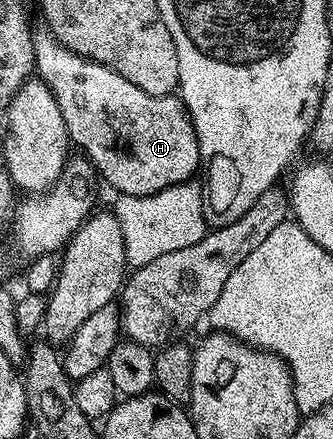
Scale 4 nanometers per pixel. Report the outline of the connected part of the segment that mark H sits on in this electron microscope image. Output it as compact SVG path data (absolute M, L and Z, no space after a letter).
M48 29L33 32L33 65L36 78L51 89L59 105L59 113L63 113L63 125L67 125L70 144L76 150L77 147L81 150L78 152L88 159L100 178L102 175L114 187L114 192L122 195L154 195L165 187L190 182L196 171L198 174L197 134L185 104L176 94L143 93L143 89L139 89L139 85L131 85L127 77L119 77L119 73L84 59L82 55L71 53Z

